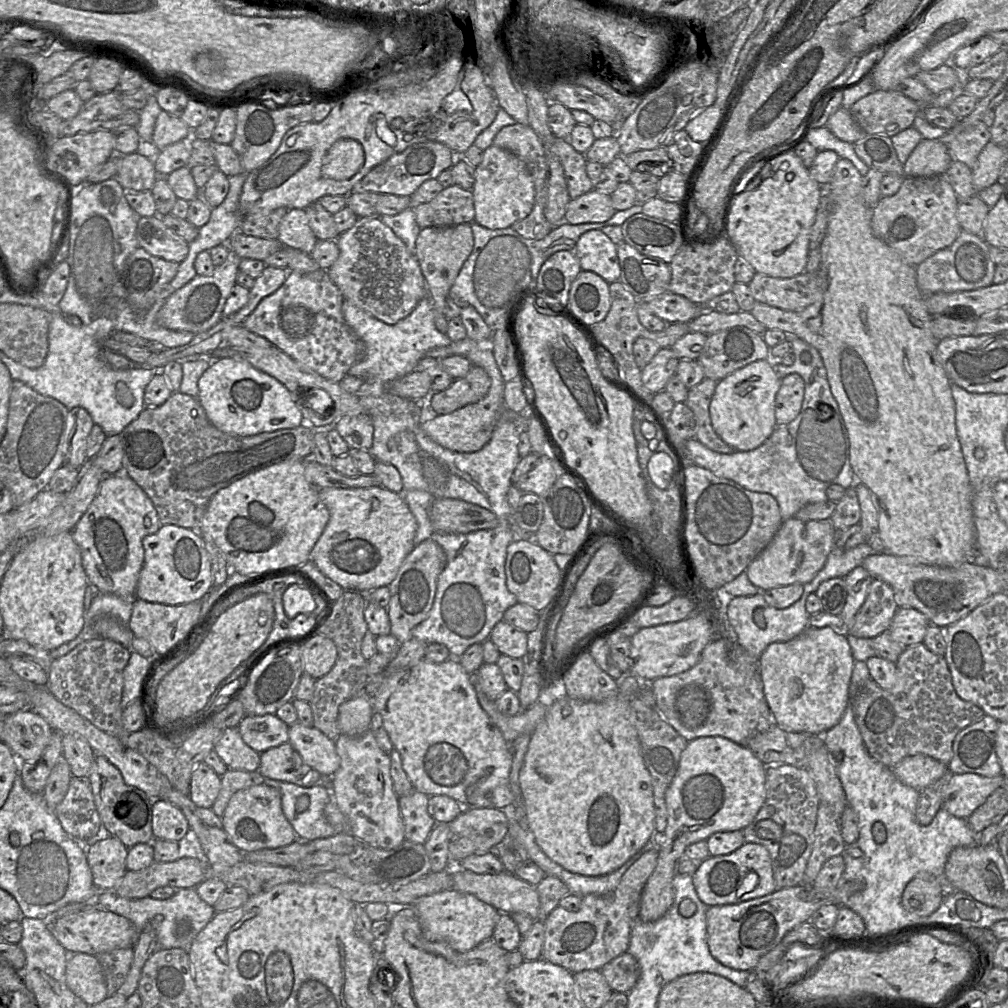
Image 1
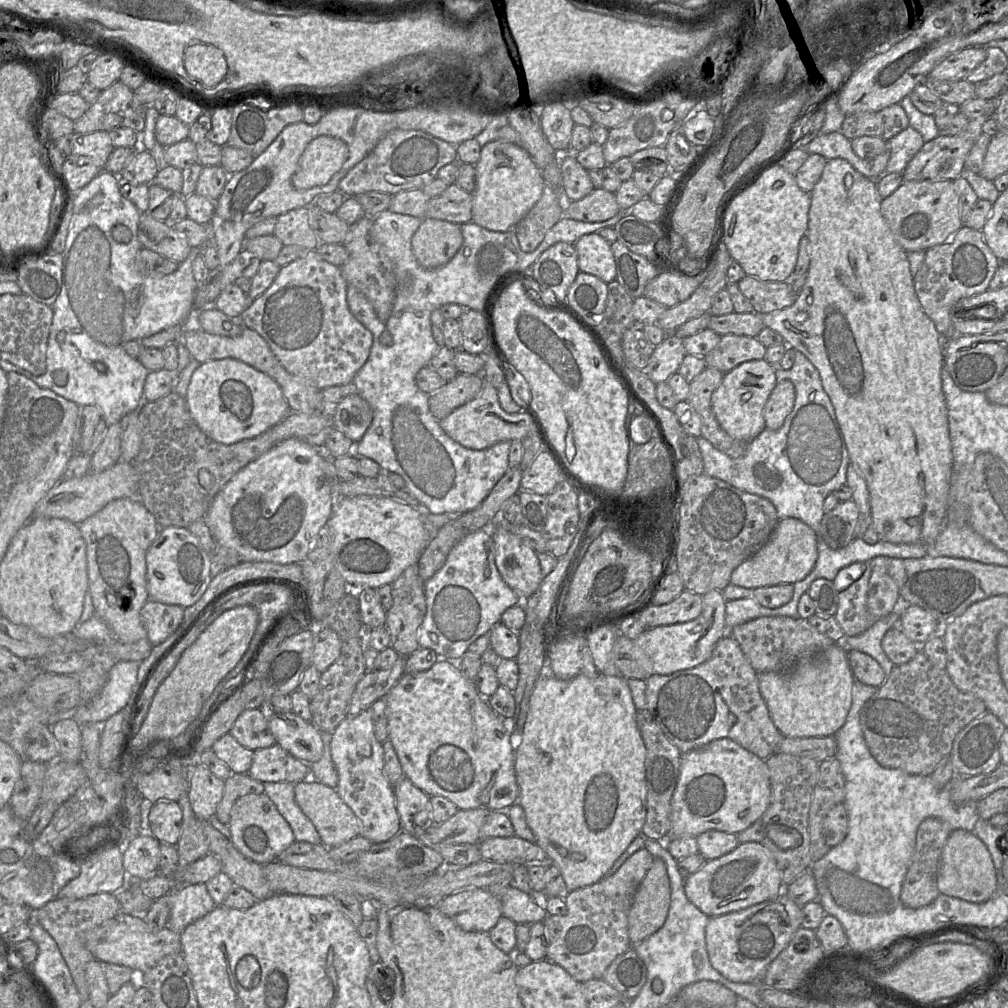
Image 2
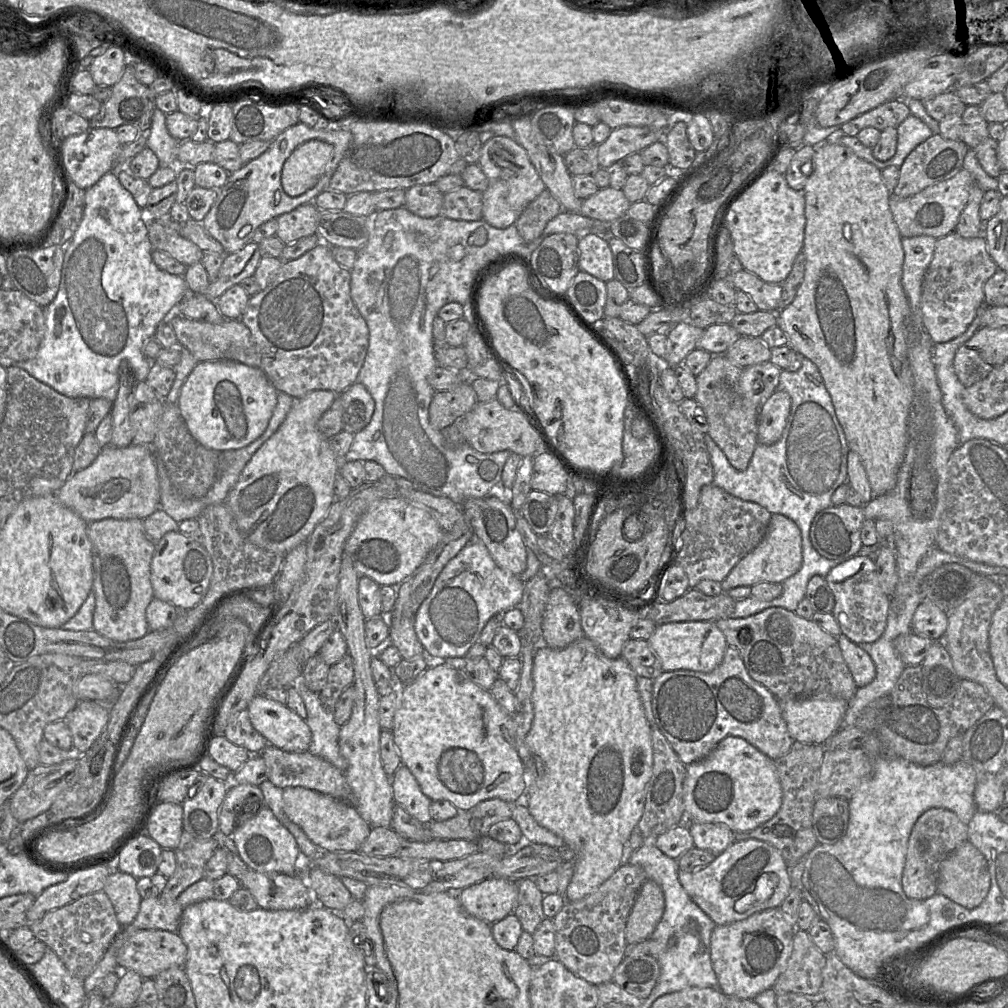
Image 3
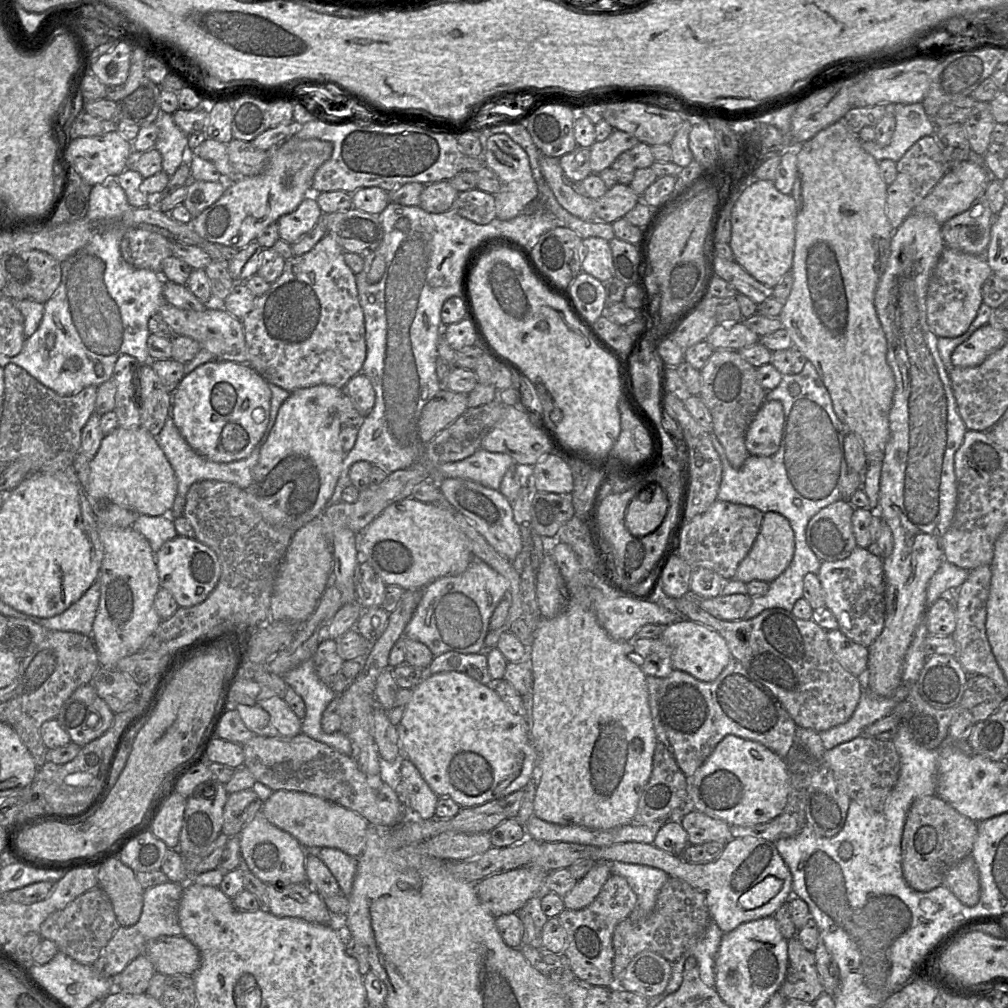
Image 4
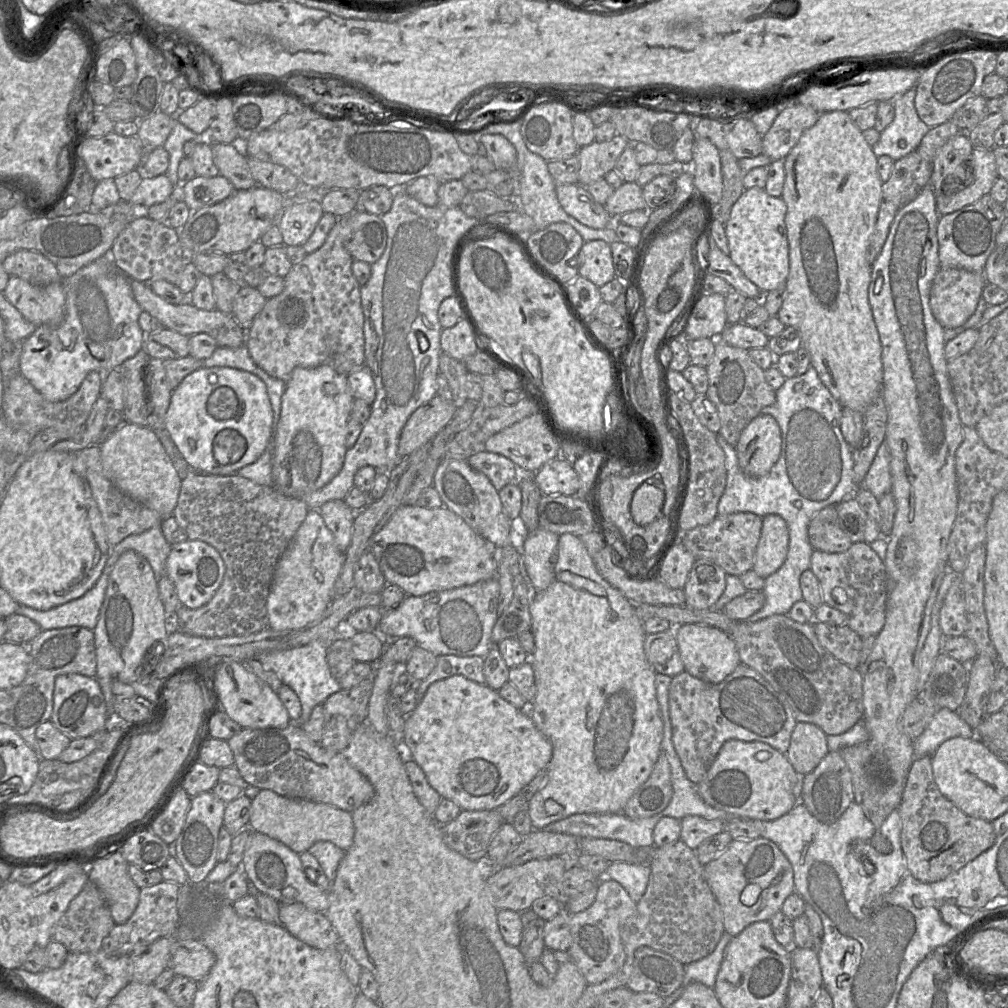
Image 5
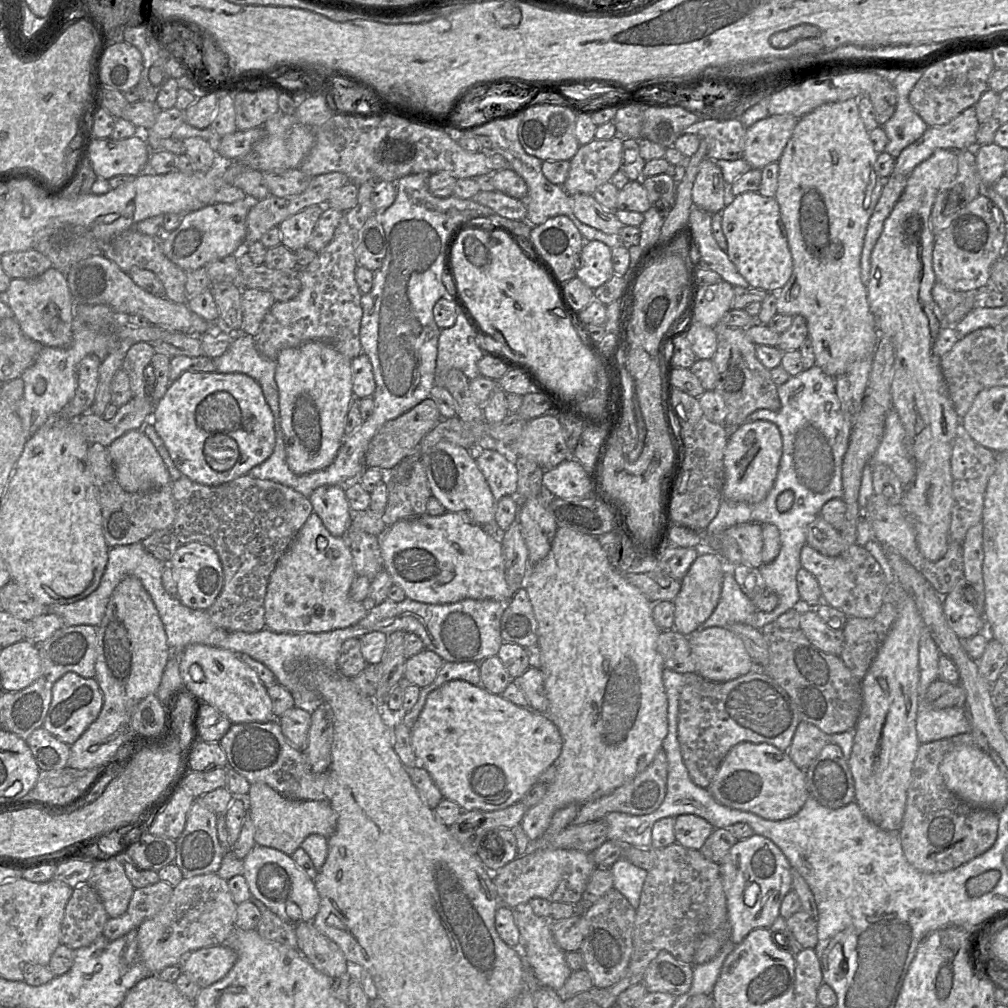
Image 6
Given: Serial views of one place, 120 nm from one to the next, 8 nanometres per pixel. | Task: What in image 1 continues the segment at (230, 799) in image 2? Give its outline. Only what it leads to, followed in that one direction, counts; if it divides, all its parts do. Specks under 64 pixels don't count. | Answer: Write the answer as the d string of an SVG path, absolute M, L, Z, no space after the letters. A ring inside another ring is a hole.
M228 769L221 777L221 789L211 807L212 810L222 818L229 800L237 791L263 783L264 776L259 771Z

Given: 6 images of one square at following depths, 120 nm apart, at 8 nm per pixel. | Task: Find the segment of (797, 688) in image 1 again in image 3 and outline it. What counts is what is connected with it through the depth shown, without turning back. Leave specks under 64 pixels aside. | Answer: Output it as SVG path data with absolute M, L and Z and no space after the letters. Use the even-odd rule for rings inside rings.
M829 695L780 701L782 717L794 741L823 744L842 727L847 702Z

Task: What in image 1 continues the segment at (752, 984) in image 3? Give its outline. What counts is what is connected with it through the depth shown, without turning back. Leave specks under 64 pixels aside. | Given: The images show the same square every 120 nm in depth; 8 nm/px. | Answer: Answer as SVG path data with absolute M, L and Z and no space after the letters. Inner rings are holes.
M841 877L841 882L834 888L830 888L830 889L827 889L827 888L814 888L813 885L798 885L798 886L795 886L795 887L788 887L788 888L783 888L783 889L777 889L776 891L774 891L773 893L769 894L769 895L766 895L766 896L763 896L763 897L760 897L760 898L755 898L755 899L752 899L752 900L748 900L748 901L745 901L745 902L741 902L739 904L730 904L730 905L721 905L721 906L710 906L706 912L706 919L707 919L707 942L708 942L708 946L709 946L709 950L710 950L710 953L711 955L713 956L713 958L715 960L717 960L719 963L721 963L722 965L728 967L728 968L731 968L731 969L734 969L734 970L739 970L739 971L753 971L753 969L755 968L755 966L757 965L758 961L760 960L760 958L762 956L764 956L765 954L767 954L768 952L770 952L771 950L773 950L781 941L782 939L784 938L784 936L790 932L792 929L794 929L796 926L804 923L804 922L807 922L807 921L810 921L811 920L811 917L812 915L822 906L824 905L836 905L836 906L845 906L845 901L854 893L856 893L857 891L861 890L863 888L863 884L861 882L842 882L842 877Z

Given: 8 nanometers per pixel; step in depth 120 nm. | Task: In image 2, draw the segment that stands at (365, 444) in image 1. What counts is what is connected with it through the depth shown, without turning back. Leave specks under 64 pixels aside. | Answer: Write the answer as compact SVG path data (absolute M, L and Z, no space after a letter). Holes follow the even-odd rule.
M354 390L333 408L333 427L357 443L373 419L369 404Z

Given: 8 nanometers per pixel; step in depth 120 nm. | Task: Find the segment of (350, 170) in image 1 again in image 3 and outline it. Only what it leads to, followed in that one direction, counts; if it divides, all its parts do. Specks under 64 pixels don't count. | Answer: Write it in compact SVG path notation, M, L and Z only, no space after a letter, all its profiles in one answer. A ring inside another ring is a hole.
M309 140L297 147L282 168L285 193L296 197L314 187L332 154L332 145L319 140Z

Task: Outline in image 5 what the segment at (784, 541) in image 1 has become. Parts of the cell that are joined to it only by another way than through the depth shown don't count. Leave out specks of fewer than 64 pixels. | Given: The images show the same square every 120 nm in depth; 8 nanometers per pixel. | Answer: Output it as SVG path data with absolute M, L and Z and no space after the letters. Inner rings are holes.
M777 514L764 516L752 570L761 578L767 578L783 565L788 548L789 531L786 521Z

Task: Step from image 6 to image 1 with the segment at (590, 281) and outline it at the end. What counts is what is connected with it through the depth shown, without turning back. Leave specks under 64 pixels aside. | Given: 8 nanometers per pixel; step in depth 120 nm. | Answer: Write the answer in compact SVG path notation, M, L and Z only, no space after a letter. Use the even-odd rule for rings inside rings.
M590 230L582 234L574 254L583 271L590 271L608 284L619 281L620 265L615 245L602 230Z

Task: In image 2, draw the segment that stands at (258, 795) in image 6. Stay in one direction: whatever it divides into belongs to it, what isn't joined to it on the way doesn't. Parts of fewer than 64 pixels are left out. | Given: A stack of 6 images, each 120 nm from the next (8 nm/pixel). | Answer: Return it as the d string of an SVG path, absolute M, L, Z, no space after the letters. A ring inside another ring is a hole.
M309 778L295 783L295 800L316 827L322 844L326 847L335 847L361 834L360 819L340 797L336 788Z

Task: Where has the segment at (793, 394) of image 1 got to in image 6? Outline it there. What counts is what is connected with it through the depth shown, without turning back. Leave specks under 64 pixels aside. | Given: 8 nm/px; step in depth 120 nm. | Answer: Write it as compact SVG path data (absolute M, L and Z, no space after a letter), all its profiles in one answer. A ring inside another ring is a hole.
M766 420L745 422L730 430L724 451L723 498L732 502L758 503L772 489L783 453L783 441L778 427Z

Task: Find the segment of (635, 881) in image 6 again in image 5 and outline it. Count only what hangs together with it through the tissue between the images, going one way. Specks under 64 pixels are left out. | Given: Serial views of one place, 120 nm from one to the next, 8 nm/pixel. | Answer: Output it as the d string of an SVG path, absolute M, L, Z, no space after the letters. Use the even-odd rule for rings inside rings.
M627 862L610 863L606 878L619 882L635 903L639 903L648 887L651 869L649 864Z

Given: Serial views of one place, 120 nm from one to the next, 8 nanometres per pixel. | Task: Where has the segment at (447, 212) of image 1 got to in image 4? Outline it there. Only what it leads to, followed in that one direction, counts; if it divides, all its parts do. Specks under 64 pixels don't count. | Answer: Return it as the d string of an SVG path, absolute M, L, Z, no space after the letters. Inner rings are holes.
M477 188L459 192L451 209L480 225L488 224L497 218L495 195Z

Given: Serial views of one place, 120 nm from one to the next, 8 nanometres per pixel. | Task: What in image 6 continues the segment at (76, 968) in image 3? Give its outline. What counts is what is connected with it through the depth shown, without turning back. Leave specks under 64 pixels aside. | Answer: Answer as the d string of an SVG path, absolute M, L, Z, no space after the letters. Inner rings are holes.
M87 883L73 888L60 929L60 942L73 950L88 946L102 935L110 918L94 889Z

